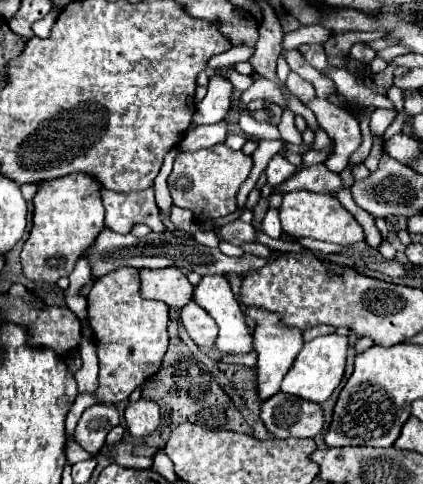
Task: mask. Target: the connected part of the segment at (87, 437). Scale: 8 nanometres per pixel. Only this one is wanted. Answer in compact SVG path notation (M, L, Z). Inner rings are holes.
M90 406L84 410L76 426L76 442L90 454L98 454L104 446L104 438L118 424L116 406Z

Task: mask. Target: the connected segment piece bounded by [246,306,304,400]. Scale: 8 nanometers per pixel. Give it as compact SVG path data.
M246 306L246 314L256 322L256 336L258 336L258 392L260 392L260 400L270 398L272 394L276 394L280 390L280 382L284 380L284 376L288 374L288 370L292 368L292 362L296 360L298 352L304 346L304 338L302 338L302 330L298 328L290 328L286 324L282 324L280 314L264 310L264 308L250 308Z

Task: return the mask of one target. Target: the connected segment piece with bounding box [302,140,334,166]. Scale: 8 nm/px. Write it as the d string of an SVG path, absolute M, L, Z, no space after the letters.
M331 140L331 143L328 147L322 151L310 150L307 153L302 155L302 166L311 166L318 163L324 163L327 156L333 152L334 144Z

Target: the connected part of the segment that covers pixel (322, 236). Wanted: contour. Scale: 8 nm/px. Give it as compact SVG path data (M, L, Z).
M306 190L288 192L282 196L282 204L278 208L282 230L294 238L314 238L322 242L334 242L334 244L352 244L364 240L362 226L356 222L356 218L330 194L314 194Z

